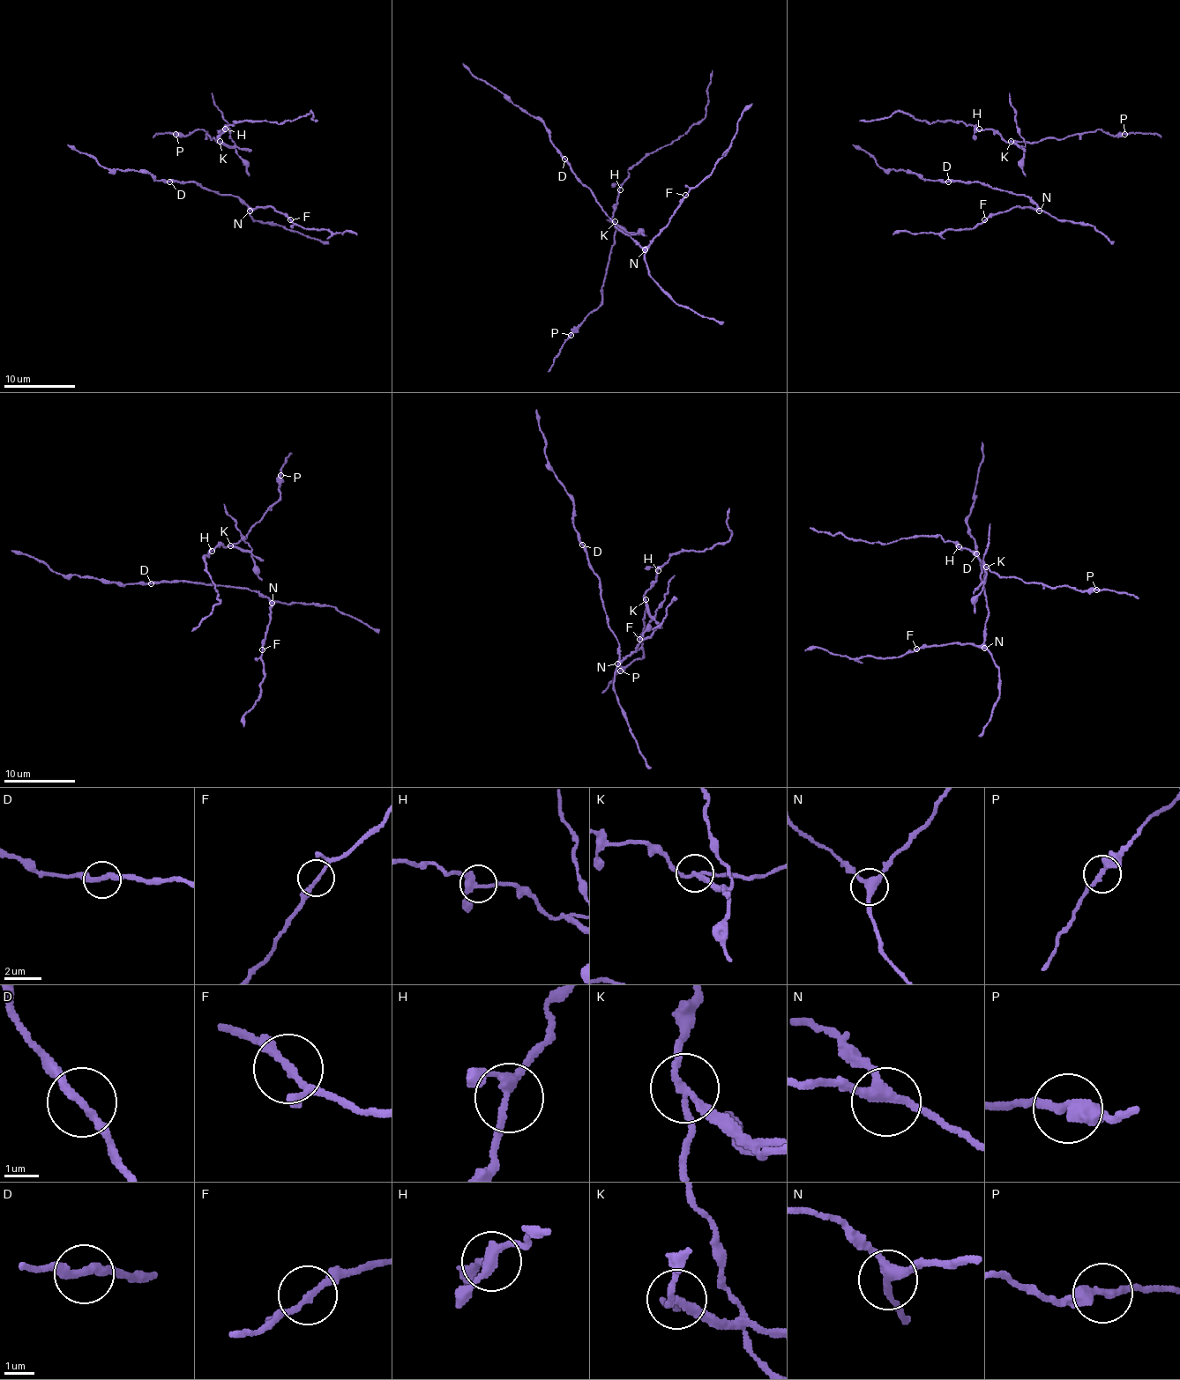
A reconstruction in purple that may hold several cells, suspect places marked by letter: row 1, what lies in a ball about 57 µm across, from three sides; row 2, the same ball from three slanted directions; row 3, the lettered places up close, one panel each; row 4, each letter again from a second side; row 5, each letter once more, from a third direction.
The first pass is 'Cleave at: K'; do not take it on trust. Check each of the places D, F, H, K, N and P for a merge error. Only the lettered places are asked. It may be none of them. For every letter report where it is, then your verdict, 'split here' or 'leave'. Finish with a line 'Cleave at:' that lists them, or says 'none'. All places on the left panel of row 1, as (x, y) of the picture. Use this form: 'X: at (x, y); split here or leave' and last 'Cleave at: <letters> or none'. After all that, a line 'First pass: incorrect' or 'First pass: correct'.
D: at (169, 181); leave
F: at (290, 219); leave
H: at (225, 129); leave
K: at (220, 141); split here
N: at (250, 211); leave
P: at (175, 134); leave
Cleave at: K
First pass: correct

